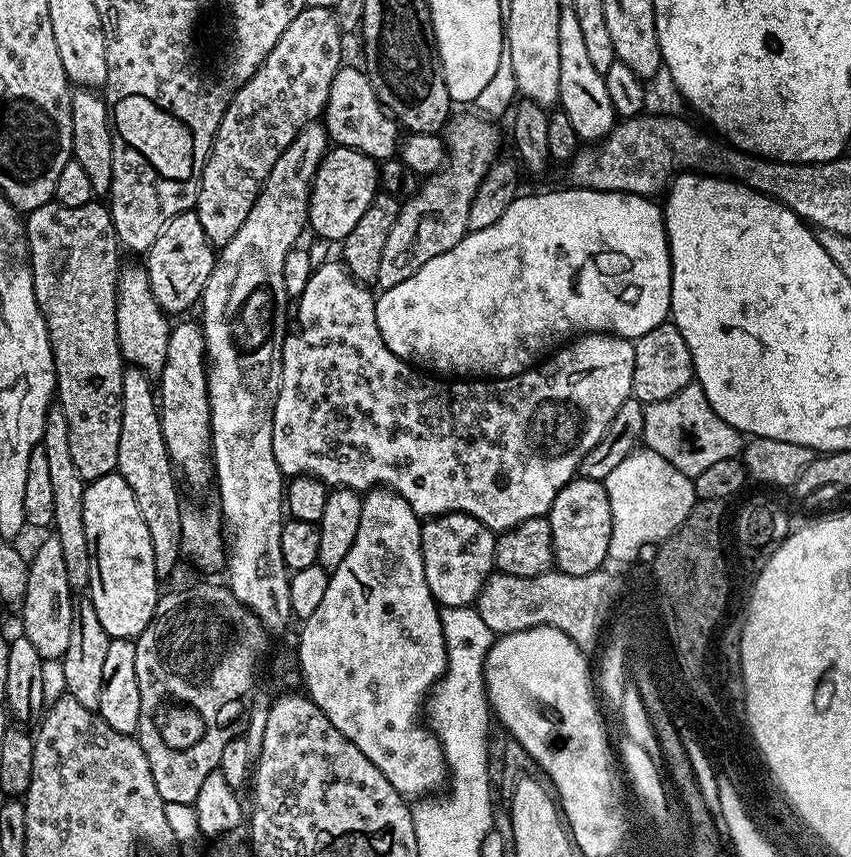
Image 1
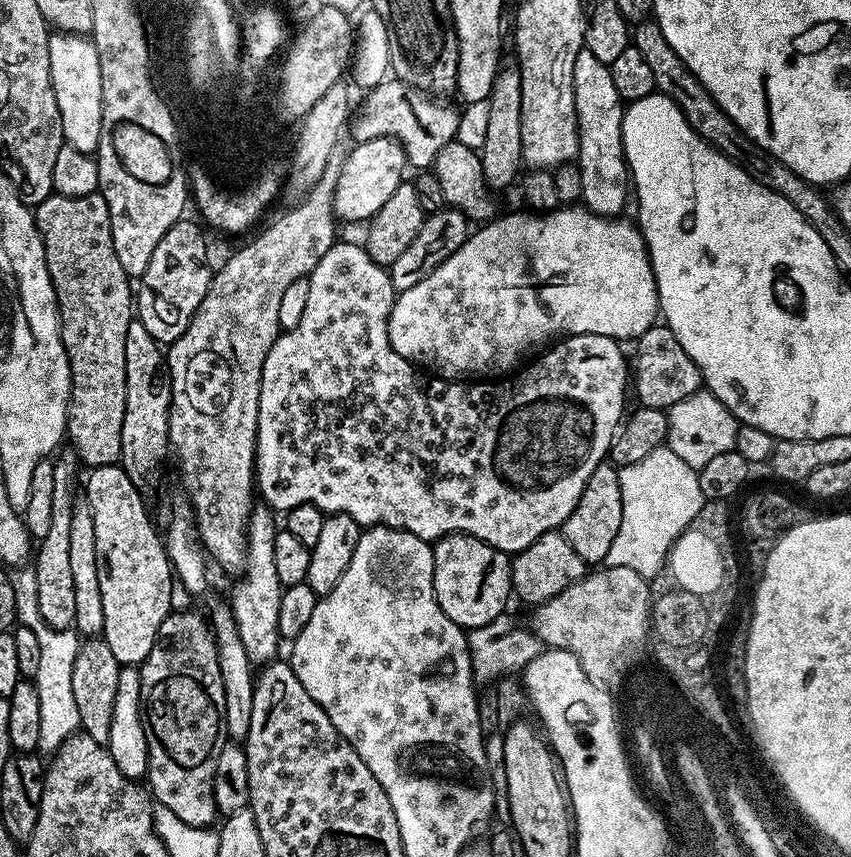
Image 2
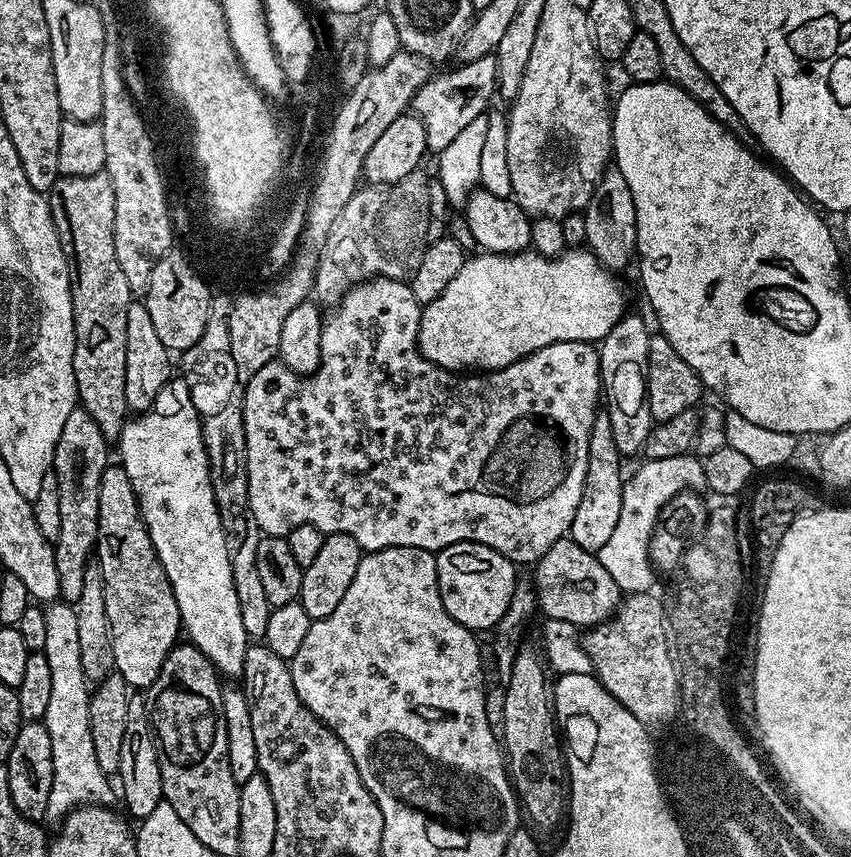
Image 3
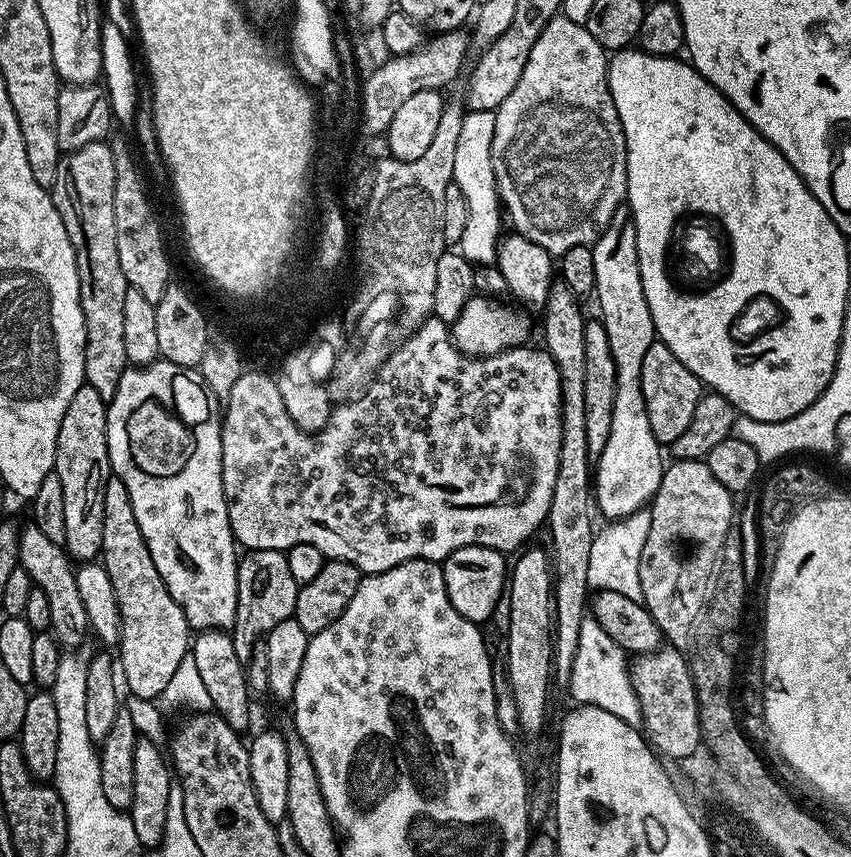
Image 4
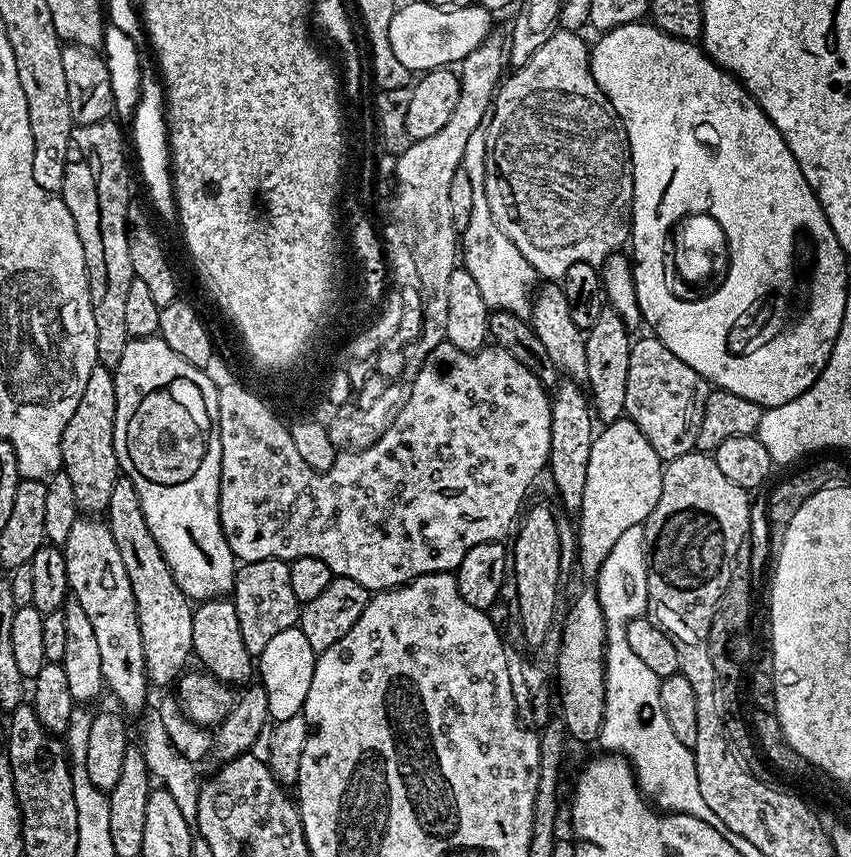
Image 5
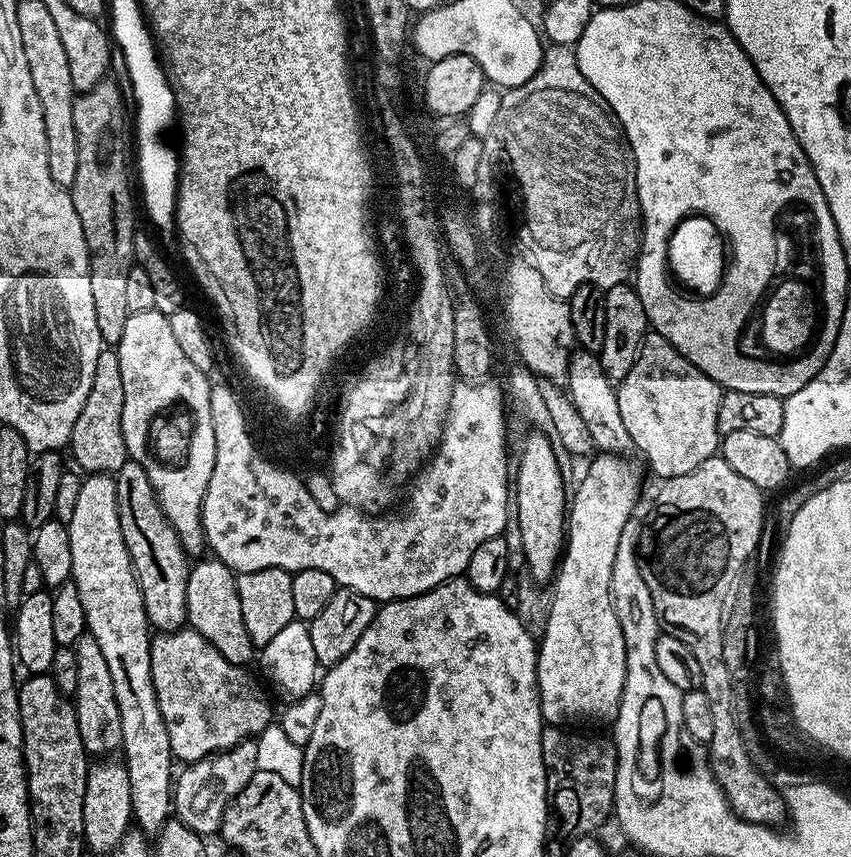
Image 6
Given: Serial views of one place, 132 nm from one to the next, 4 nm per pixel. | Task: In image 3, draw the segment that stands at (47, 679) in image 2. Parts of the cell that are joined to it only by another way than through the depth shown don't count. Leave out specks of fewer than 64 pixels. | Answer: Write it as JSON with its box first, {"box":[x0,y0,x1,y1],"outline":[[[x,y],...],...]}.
{"box":[42,602,118,822],"outline":[[[52,602],[44,608],[46,618],[46,662],[50,662],[51,693],[50,706],[46,709],[42,723],[50,730],[50,747],[54,750],[54,786],[50,786],[50,802],[47,819],[55,822],[82,804],[112,806],[117,803],[118,792],[110,785],[94,758],[94,738],[90,734],[90,710],[88,697],[90,682],[82,674],[82,657],[78,651],[78,626],[74,622],[64,624],[65,605]]]}

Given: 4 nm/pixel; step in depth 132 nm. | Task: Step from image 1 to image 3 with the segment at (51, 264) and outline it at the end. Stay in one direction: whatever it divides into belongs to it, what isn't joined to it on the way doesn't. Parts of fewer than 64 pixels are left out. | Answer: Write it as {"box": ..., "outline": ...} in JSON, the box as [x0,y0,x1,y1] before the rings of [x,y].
{"box":[46,171,134,442],"outline":[[[102,171],[93,176],[60,176],[54,182],[54,186],[46,194],[46,199],[48,201],[48,209],[52,215],[52,221],[54,222],[54,230],[58,234],[60,239],[60,245],[64,251],[64,257],[68,259],[68,274],[72,277],[72,309],[74,310],[74,338],[76,339],[76,345],[74,346],[74,378],[76,379],[76,395],[78,397],[79,407],[86,410],[86,414],[90,414],[90,418],[94,418],[94,422],[98,422],[98,430],[102,430],[102,434],[105,439],[109,442],[119,441],[124,425],[130,416],[130,409],[128,403],[126,402],[126,310],[130,310],[130,306],[134,302],[134,294],[130,290],[130,286],[126,282],[126,278],[122,275],[122,266],[118,266],[118,254],[114,254],[114,186],[110,182],[107,172]]]}

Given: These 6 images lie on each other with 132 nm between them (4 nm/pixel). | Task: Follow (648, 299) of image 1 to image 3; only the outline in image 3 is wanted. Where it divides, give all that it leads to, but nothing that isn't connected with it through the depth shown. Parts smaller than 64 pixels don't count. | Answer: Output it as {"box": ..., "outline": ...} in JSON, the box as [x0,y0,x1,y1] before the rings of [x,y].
{"box":[416,246,626,374],"outline":[[[576,246],[571,250],[566,250],[561,256],[543,256],[535,250],[525,250],[523,252],[485,252],[481,251],[480,256],[469,255],[465,259],[462,270],[450,278],[450,286],[442,290],[430,303],[423,305],[420,313],[420,329],[416,343],[421,356],[424,356],[431,364],[437,364],[440,368],[446,368],[449,372],[461,374],[471,373],[473,370],[483,370],[484,372],[497,372],[500,368],[510,366],[538,350],[542,350],[551,344],[558,342],[599,342],[614,330],[614,326],[626,314],[624,308],[624,288],[619,284],[617,273],[607,269],[600,263],[600,259],[591,250]]]}

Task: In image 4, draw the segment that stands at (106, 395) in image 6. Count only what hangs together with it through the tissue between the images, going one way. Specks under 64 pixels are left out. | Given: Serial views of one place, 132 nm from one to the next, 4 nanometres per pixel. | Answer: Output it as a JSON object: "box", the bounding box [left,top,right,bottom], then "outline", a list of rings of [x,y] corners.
{"box":[55,383,112,562],"outline":[[[84,383],[74,394],[66,414],[62,414],[62,426],[58,426],[55,472],[62,482],[62,495],[66,513],[66,542],[62,545],[69,557],[76,562],[92,562],[102,553],[102,522],[106,506],[106,482],[112,475],[110,454],[106,442],[108,406],[94,390]]]}

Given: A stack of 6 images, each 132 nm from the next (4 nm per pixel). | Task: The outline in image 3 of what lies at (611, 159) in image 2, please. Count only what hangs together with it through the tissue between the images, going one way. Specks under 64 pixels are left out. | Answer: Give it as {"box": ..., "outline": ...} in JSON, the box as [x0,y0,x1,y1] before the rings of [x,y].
{"box":[582,170,636,274],"outline":[[[615,170],[605,171],[596,184],[594,194],[582,213],[586,222],[586,244],[605,268],[620,274],[628,263],[633,263],[636,250],[636,207],[634,194],[626,186],[626,178]]]}

